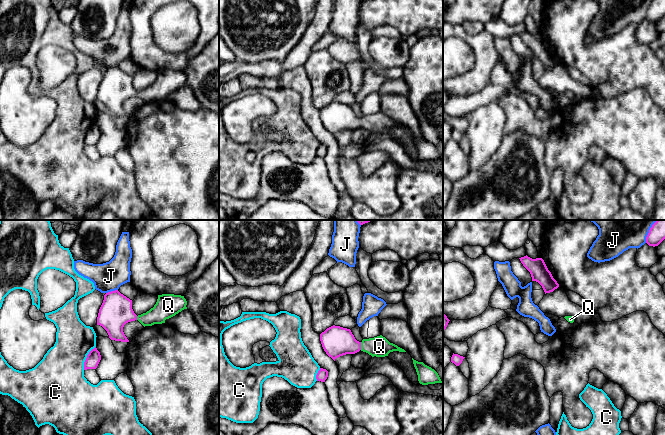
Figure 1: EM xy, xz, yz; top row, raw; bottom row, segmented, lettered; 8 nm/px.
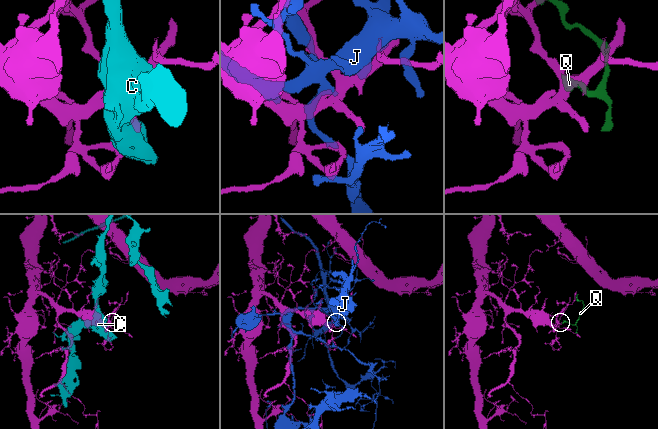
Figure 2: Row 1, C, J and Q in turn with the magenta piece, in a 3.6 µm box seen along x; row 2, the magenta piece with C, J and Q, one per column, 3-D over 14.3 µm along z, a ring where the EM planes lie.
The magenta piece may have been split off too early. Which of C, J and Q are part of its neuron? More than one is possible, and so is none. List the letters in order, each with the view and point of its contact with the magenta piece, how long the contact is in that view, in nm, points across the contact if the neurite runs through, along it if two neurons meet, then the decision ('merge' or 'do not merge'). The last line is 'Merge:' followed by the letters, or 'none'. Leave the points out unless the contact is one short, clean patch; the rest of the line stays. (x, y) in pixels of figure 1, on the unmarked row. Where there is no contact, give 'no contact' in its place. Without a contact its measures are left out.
C: meets magenta in xy at (86, 134); contact 220 nm long; do not merge
J: meets magenta in xy at (111, 67); contact 100 nm long; do not merge
Q: meets magenta in xz at (360, 122); contact 60 nm long; runs through xz (336, 117), (360, 122), (379, 122); merge
Merge: Q

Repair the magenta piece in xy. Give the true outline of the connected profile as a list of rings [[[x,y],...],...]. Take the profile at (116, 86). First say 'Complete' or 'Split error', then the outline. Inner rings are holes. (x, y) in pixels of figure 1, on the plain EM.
Split error. [[[115,66],[104,71],[97,93],[97,101],[107,107],[111,116],[129,118],[123,108],[126,99],[138,96],[144,103],[162,100],[166,95],[187,85],[186,81],[187,77],[184,72],[162,70],[158,71],[153,84],[137,92],[132,85],[132,76]]]

